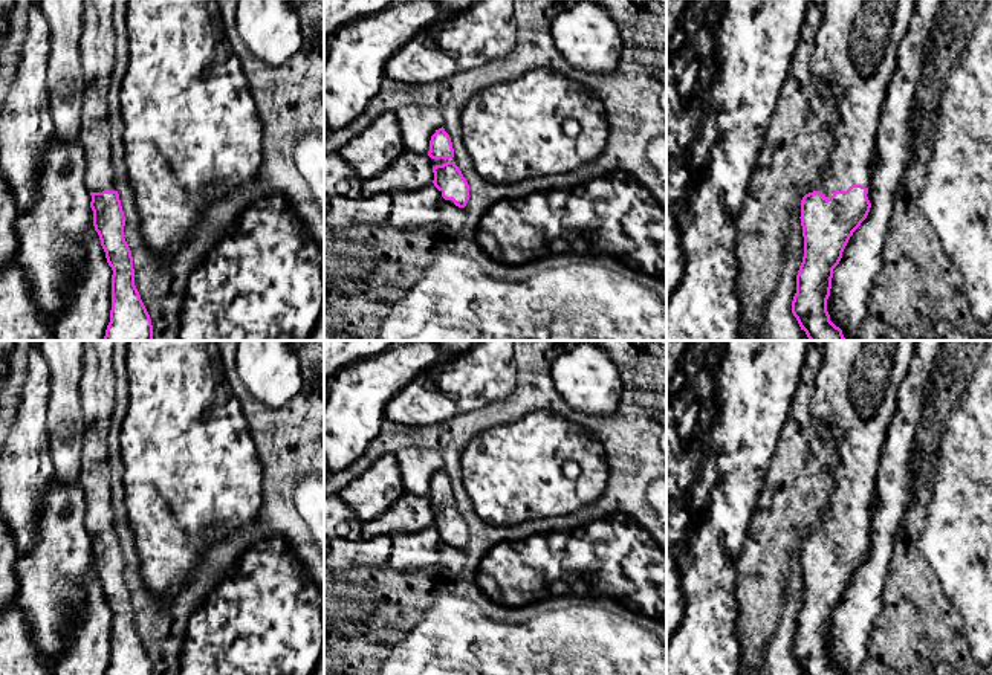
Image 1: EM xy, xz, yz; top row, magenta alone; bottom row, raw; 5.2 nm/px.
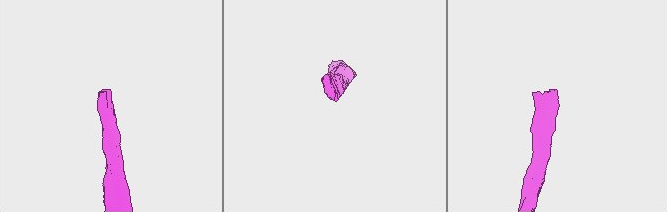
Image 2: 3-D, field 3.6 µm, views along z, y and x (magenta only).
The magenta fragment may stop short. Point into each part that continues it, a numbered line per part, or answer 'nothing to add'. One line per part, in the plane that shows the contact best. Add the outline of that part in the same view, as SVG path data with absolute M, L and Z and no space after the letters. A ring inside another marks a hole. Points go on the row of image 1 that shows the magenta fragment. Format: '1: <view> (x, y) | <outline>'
1: yz (856, 46) | M825 0L824 17L815 38L810 72L815 86L825 86L839 99L839 119L833 122L835 148L830 166L821 180L809 188L827 199L835 191L862 185L871 197L871 163L876 159L876 134L888 81L897 63L900 41L905 38L916 11L916 0Z

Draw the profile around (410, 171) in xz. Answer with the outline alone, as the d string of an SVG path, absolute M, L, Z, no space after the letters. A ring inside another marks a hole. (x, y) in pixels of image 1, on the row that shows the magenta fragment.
M404 151L385 171L362 182L361 197L422 189L431 185L433 180L430 156Z

